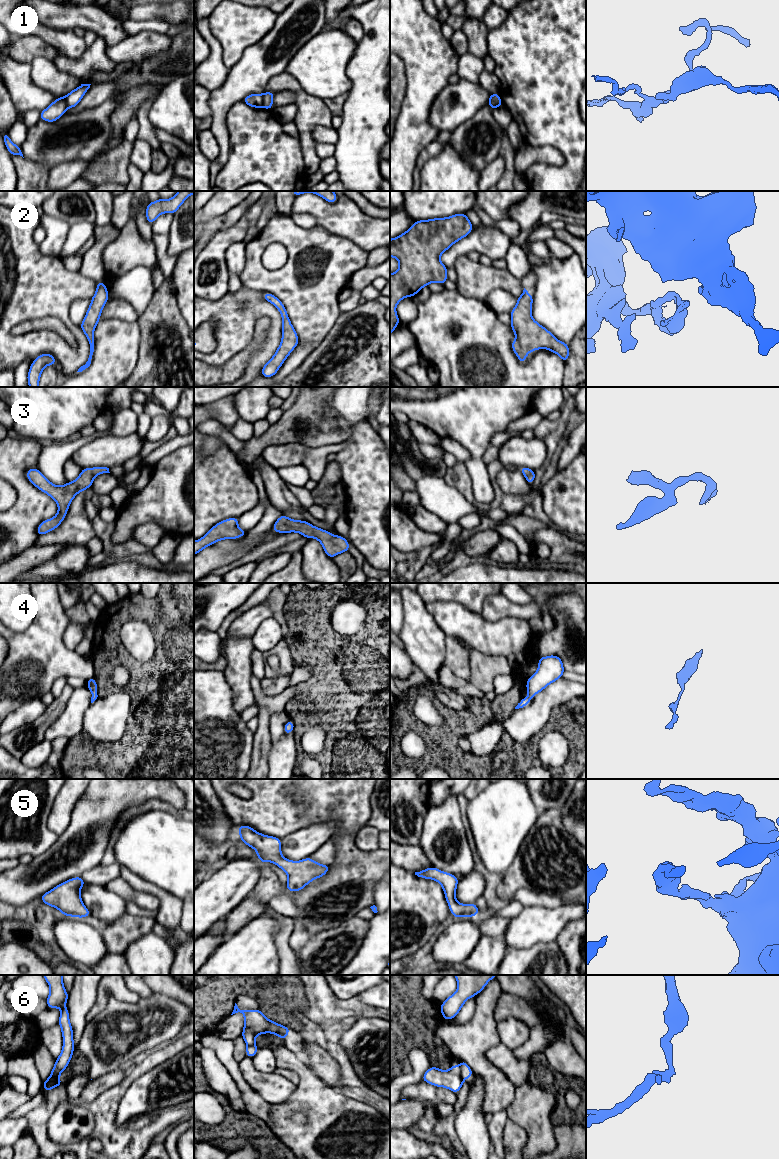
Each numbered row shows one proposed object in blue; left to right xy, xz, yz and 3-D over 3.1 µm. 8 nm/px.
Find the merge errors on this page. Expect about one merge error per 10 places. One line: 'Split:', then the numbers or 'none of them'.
Split: 6

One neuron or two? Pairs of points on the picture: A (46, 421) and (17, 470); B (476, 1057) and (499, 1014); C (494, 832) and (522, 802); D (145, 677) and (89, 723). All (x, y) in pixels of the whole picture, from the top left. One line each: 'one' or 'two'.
A: two
B: two
C: one
D: two

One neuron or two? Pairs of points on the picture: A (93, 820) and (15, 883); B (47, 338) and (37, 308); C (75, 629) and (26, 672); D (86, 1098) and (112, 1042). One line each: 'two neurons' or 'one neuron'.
A: one neuron
B: one neuron
C: two neurons
D: two neurons

